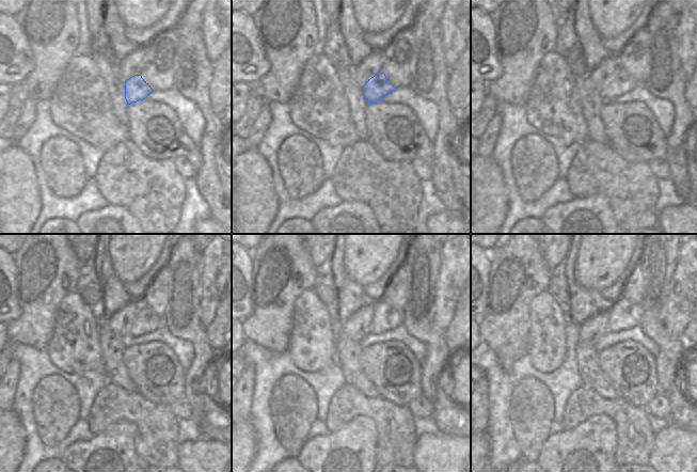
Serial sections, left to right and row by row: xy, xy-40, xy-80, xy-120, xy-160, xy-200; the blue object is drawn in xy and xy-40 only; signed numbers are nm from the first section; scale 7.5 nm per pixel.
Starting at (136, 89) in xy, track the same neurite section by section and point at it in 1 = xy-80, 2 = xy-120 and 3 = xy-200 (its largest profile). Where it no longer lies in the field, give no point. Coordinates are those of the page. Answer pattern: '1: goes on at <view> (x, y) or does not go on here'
1: goes on at xy-80 (622, 82)
2: goes on at xy-120 (146, 321)
3: goes on at xy-200 (624, 315)

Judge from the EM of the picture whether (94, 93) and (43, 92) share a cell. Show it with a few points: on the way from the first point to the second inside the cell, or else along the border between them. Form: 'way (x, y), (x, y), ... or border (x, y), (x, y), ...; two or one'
border (64, 69), (49, 99); two

